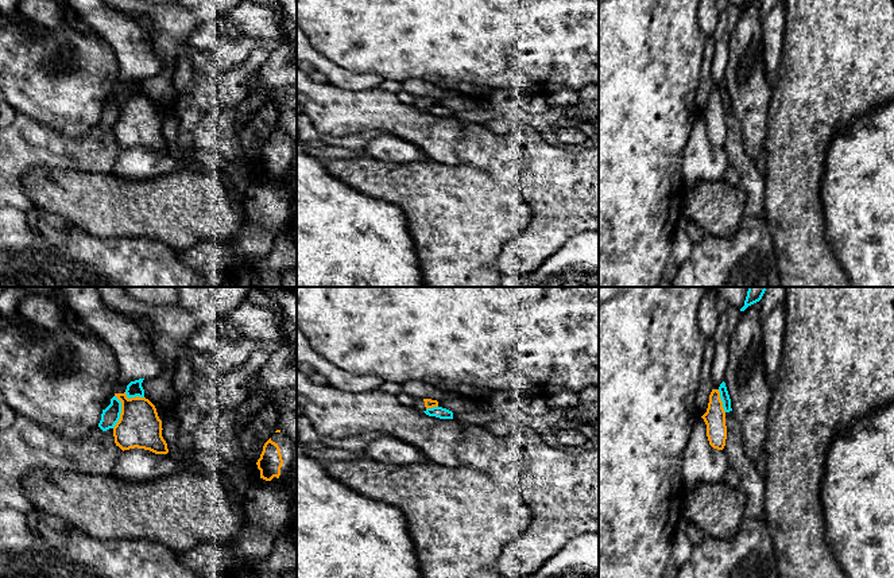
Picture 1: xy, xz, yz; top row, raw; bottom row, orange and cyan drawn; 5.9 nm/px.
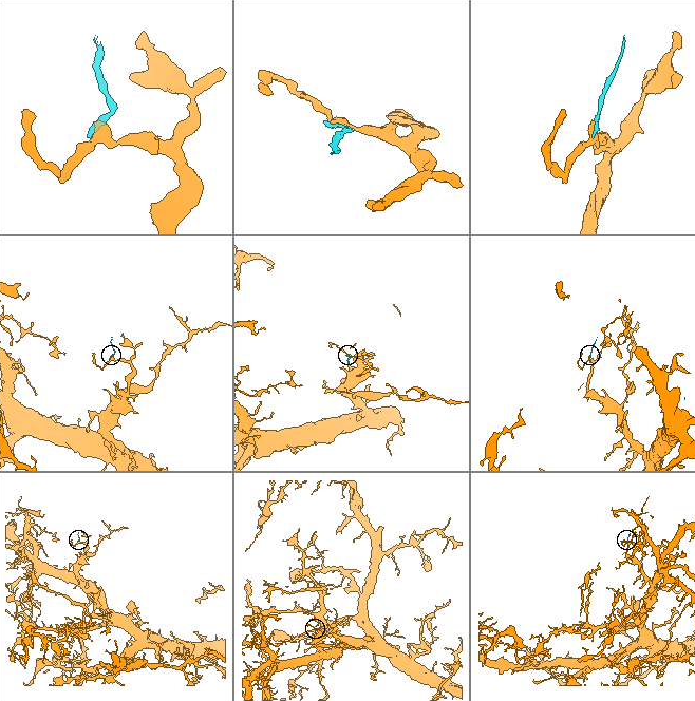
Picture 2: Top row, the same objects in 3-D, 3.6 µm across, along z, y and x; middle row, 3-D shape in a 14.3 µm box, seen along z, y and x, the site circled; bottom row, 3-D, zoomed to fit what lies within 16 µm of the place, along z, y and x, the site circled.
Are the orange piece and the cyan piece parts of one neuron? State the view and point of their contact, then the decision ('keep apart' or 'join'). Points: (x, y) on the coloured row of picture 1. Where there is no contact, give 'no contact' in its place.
xy (122, 411) | keep apart

